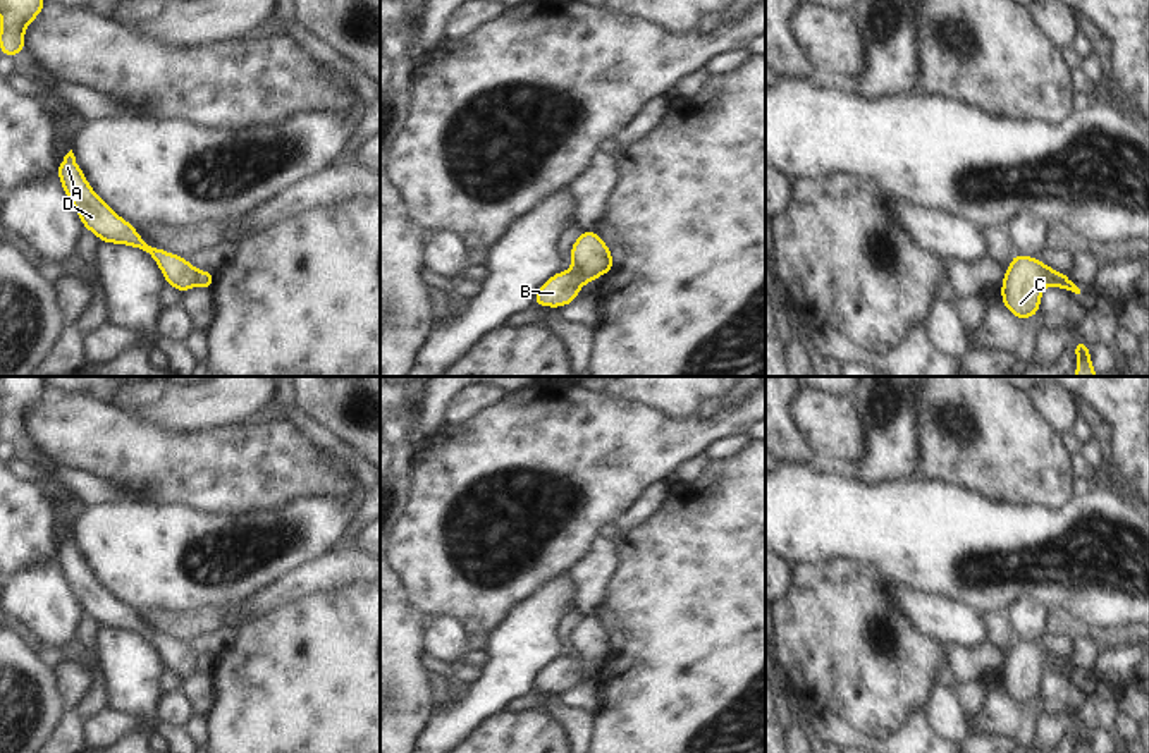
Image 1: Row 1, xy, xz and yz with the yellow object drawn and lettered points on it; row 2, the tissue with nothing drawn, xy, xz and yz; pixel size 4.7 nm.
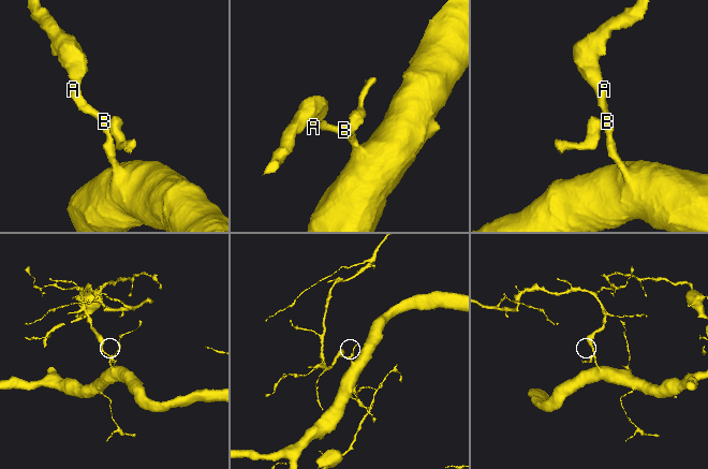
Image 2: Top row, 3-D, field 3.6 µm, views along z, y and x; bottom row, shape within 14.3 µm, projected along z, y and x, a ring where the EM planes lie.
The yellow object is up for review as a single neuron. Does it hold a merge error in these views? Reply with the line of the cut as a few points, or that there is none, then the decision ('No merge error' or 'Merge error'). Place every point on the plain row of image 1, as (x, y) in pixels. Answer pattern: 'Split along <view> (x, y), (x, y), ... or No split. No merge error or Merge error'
Split along xy (196, 655), (198, 669). Merge error

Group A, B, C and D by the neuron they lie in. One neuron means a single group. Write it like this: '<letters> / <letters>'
A B D / C

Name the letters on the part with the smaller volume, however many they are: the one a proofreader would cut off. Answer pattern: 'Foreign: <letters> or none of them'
Foreign: C

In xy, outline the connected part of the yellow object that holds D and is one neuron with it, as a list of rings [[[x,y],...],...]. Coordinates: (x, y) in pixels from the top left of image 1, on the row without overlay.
[[[72,535],[55,552],[69,588],[74,591],[83,612],[107,629],[126,629],[150,640],[158,650],[165,667],[182,681],[198,670],[198,655],[187,643],[148,629],[134,610],[117,600],[89,571],[76,547]]]

